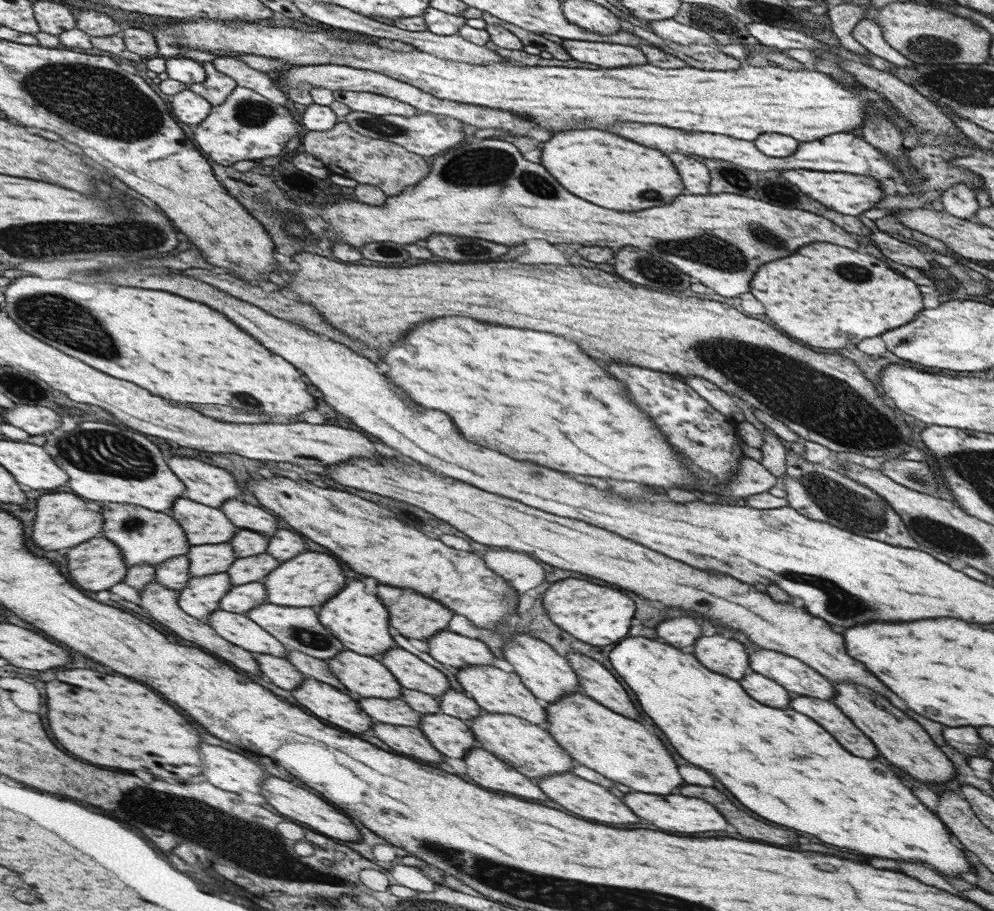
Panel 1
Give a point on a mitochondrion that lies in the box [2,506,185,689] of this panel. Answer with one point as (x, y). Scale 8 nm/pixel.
(130, 524)

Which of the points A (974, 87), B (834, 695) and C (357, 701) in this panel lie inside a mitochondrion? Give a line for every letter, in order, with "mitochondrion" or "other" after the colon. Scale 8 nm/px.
A: mitochondrion
B: other
C: other

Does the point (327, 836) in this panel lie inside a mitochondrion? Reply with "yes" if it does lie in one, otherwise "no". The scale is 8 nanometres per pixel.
no

